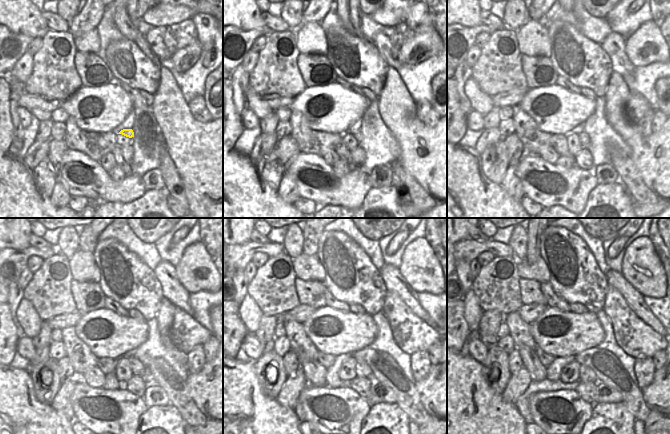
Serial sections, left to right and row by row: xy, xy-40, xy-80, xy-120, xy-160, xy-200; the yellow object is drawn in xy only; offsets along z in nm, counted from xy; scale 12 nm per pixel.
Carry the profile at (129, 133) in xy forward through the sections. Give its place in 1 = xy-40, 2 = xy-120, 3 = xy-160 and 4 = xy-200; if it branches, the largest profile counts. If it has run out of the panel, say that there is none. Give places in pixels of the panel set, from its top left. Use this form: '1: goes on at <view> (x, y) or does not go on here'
1: goes on at xy-40 (357, 135)
2: goes on at xy-120 (137, 367)
3: goes on at xy-160 (363, 370)
4: goes on at xy-200 (587, 374)

